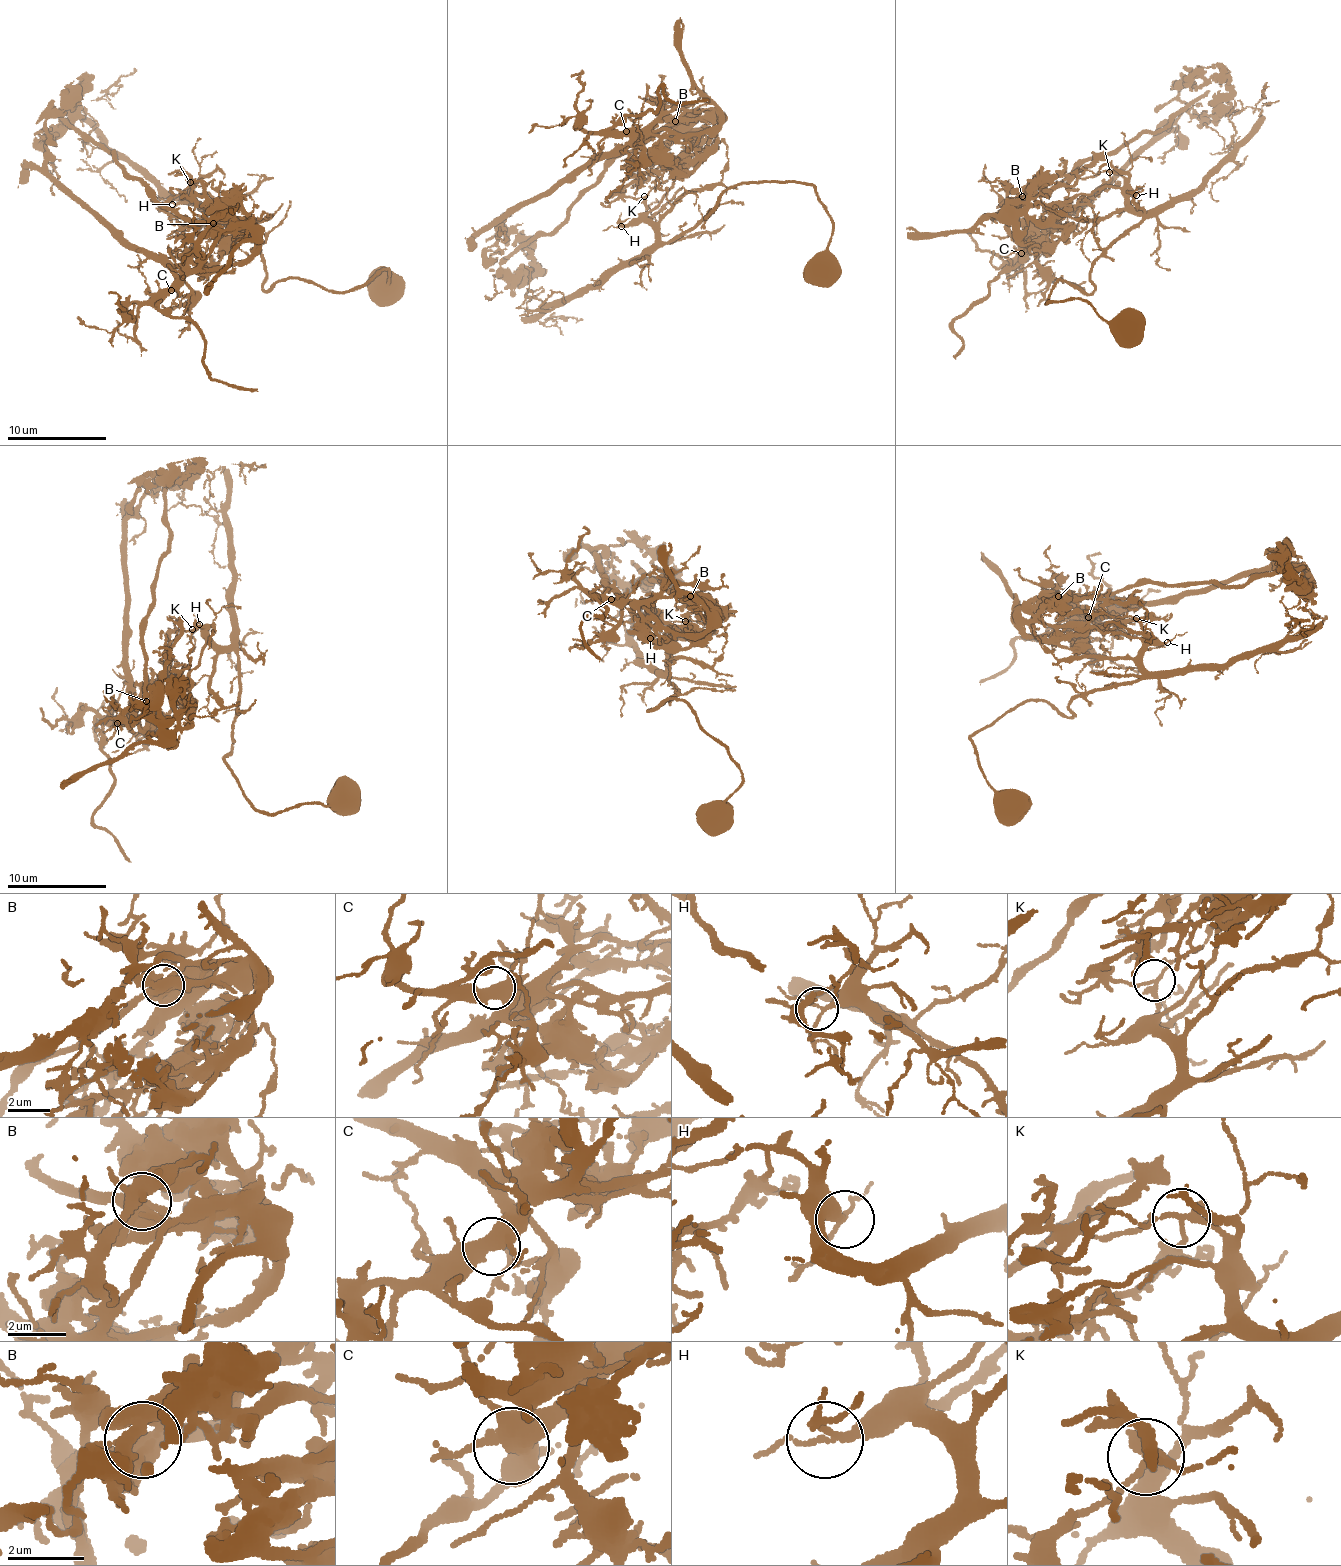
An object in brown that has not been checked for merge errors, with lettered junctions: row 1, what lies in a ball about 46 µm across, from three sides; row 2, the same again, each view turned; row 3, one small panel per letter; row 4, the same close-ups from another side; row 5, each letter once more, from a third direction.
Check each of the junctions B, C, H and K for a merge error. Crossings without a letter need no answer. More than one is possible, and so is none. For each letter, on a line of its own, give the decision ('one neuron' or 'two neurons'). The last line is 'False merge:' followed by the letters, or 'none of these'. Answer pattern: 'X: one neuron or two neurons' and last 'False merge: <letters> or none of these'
B: two neurons
C: one neuron
H: one neuron
K: two neurons
False merge: B, K

